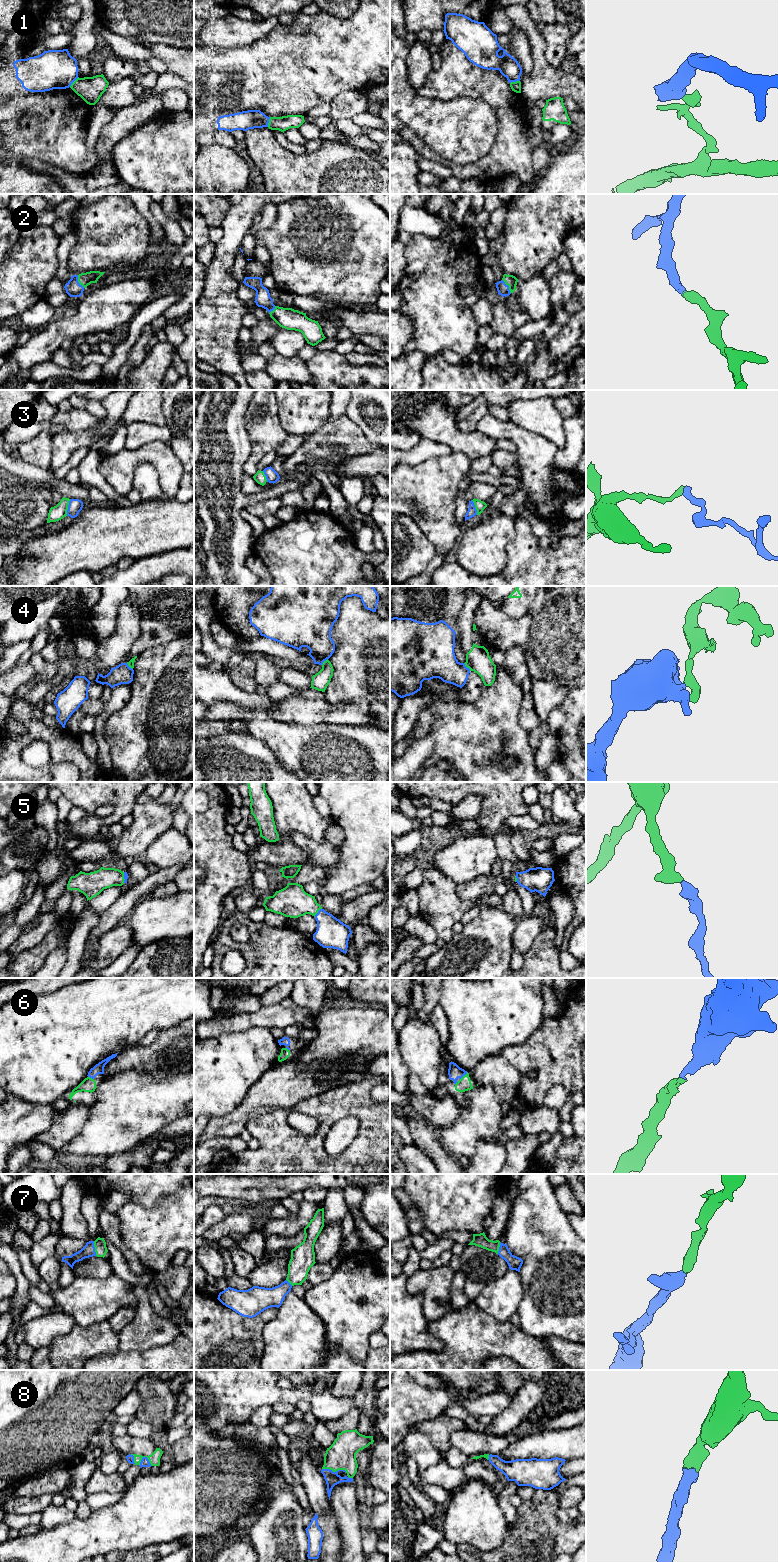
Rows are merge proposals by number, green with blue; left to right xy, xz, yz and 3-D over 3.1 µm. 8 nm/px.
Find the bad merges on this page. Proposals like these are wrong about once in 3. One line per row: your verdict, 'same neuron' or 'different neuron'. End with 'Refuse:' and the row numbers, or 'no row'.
1: different neuron
2: same neuron
3: different neuron
4: different neuron
5: same neuron
6: same neuron
7: same neuron
8: same neuron
Refuse: 1, 3, 4

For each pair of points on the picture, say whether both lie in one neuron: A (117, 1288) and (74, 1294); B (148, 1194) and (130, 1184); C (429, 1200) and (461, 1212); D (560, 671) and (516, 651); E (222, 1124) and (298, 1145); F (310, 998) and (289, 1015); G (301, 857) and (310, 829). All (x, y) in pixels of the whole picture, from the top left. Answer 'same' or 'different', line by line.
A: same
B: same
C: same
D: different
E: different
F: different
G: same

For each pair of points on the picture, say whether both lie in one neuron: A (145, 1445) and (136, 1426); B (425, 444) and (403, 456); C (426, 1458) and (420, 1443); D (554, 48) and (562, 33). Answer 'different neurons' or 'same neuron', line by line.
A: different neurons
B: same neuron
C: same neuron
D: same neuron

